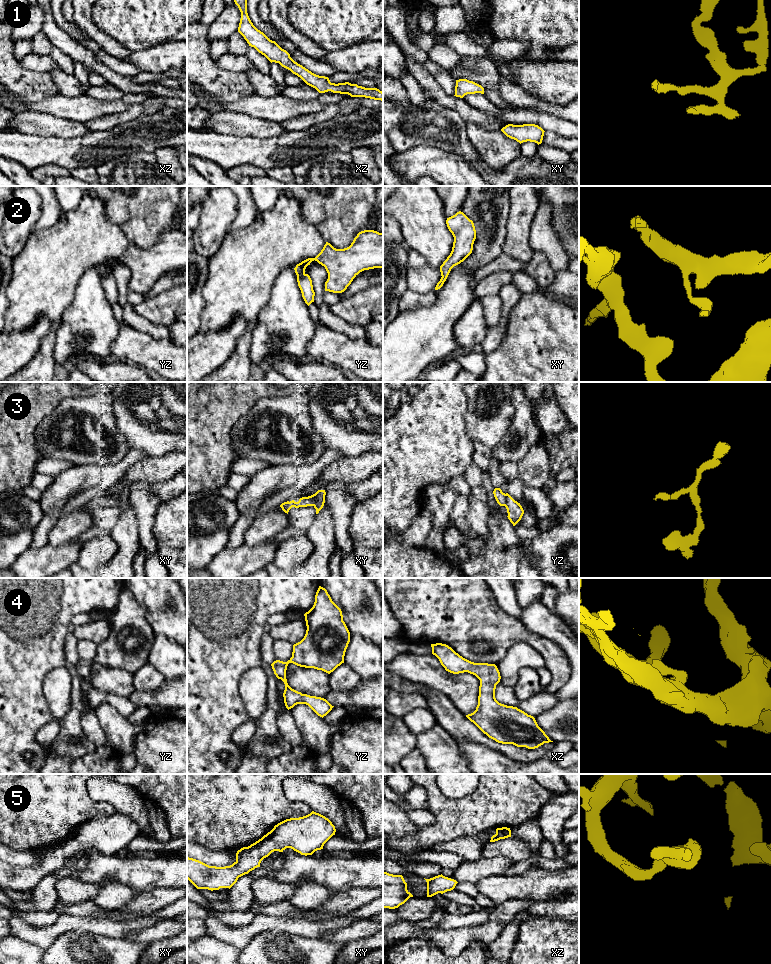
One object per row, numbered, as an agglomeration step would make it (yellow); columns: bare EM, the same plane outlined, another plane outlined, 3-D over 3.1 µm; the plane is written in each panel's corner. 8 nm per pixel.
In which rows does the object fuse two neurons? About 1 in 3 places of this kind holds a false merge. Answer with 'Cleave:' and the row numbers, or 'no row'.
Cleave: 3

